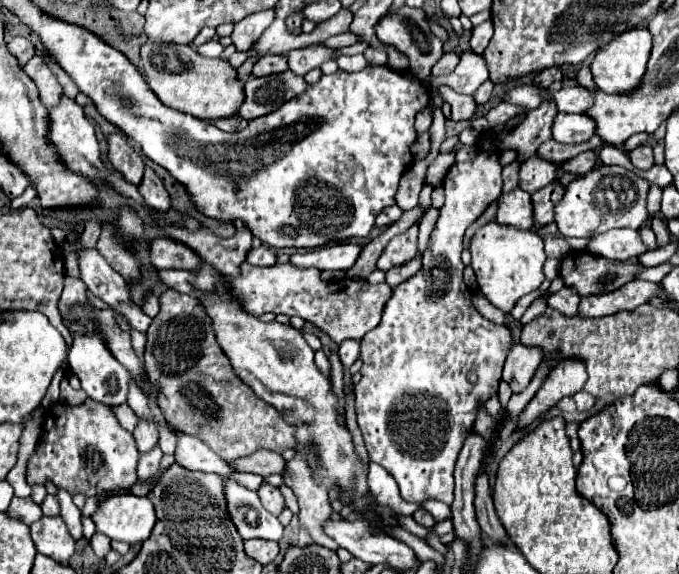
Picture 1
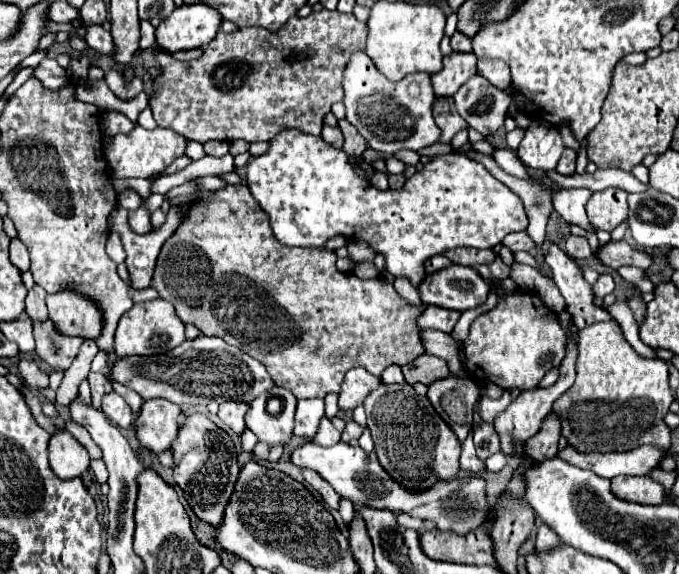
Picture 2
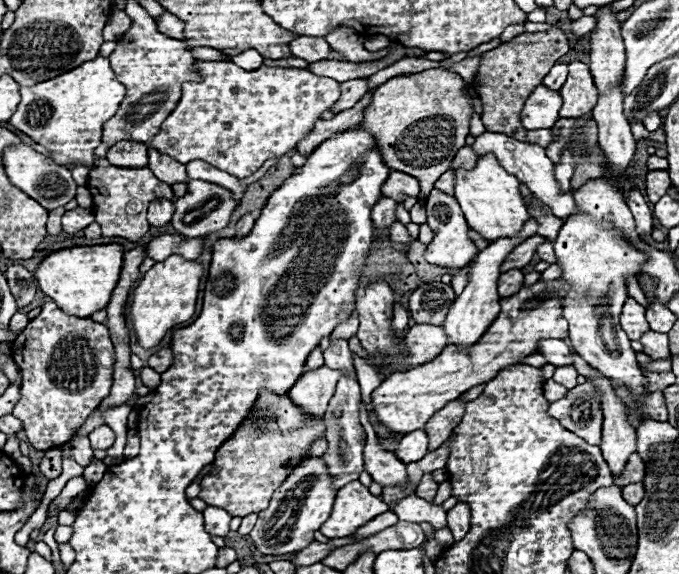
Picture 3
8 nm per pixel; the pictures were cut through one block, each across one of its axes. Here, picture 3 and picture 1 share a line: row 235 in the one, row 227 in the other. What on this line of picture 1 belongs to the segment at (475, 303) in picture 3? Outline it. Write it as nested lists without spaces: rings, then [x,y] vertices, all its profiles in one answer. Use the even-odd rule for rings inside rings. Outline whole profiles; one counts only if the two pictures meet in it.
[[[516,188],[510,194],[500,196],[496,220],[500,224],[510,224],[520,230],[534,230],[534,206],[530,194]]]

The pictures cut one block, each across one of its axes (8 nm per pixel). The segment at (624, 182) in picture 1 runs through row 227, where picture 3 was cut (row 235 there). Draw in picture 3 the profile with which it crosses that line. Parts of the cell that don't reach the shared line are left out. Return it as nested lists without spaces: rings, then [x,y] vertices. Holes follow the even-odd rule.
[[[606,4],[594,14],[596,28],[590,32],[590,72],[600,90],[598,104],[594,106],[594,120],[598,124],[598,144],[606,160],[606,174],[598,180],[588,180],[582,188],[572,190],[576,212],[564,220],[554,244],[556,264],[562,268],[562,280],[568,284],[566,296],[562,296],[562,316],[568,320],[568,334],[576,352],[606,378],[620,382],[620,386],[634,392],[634,396],[646,396],[648,380],[638,368],[636,352],[630,346],[630,338],[622,332],[618,316],[622,304],[628,298],[628,280],[642,272],[642,264],[648,260],[646,250],[636,248],[644,238],[636,232],[634,216],[624,202],[626,168],[636,150],[630,124],[622,114],[620,82],[624,70],[624,44],[620,36],[622,22],[616,20],[616,12]]]

